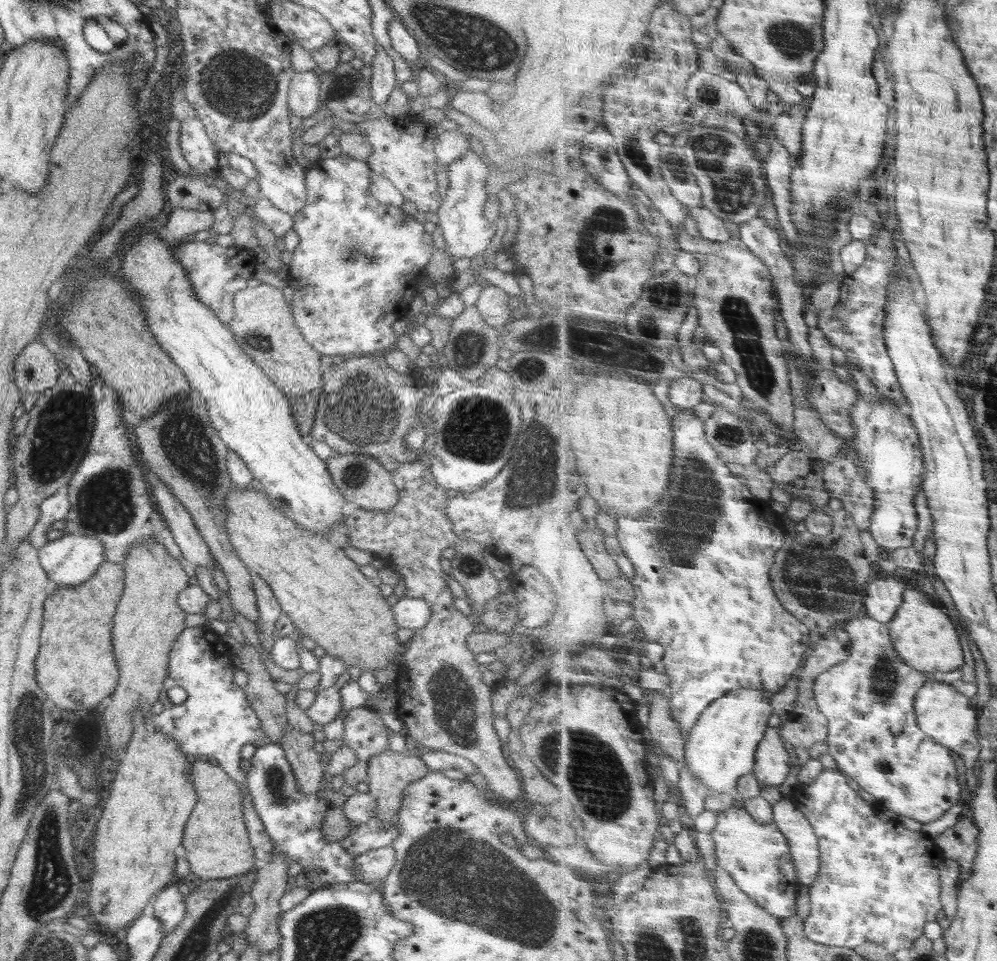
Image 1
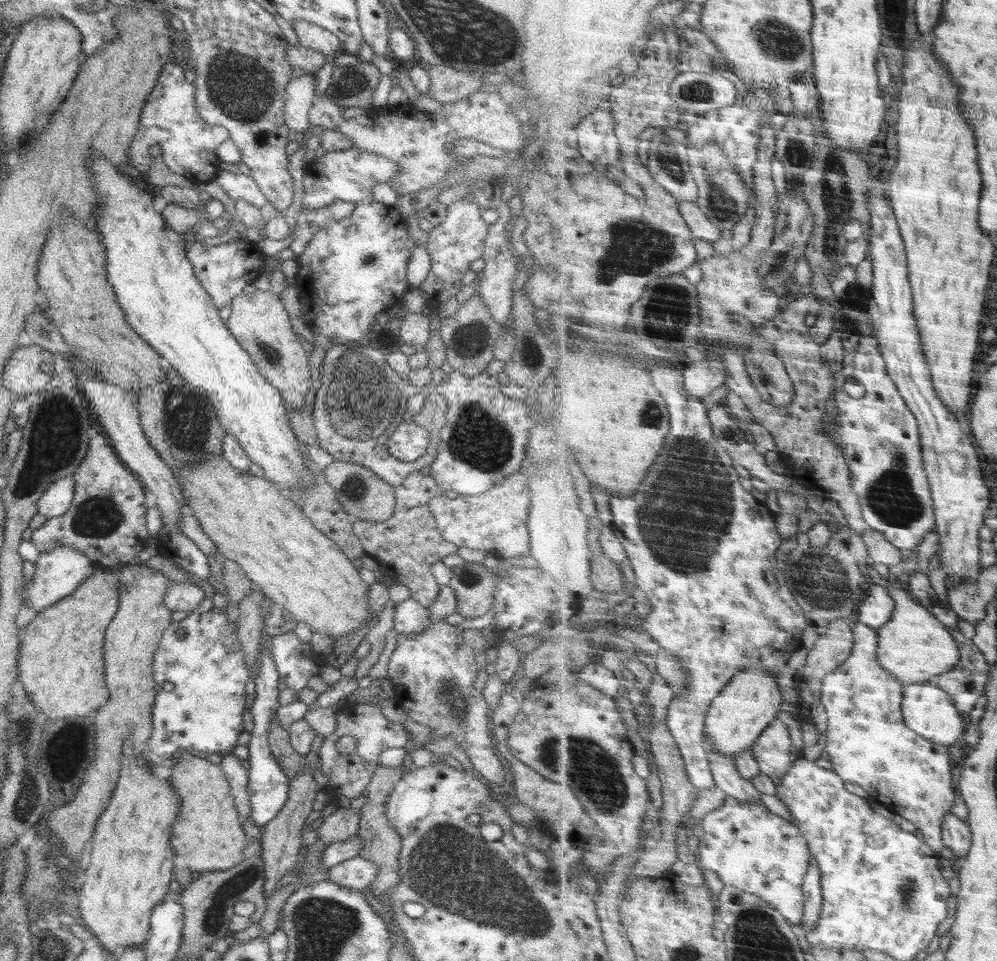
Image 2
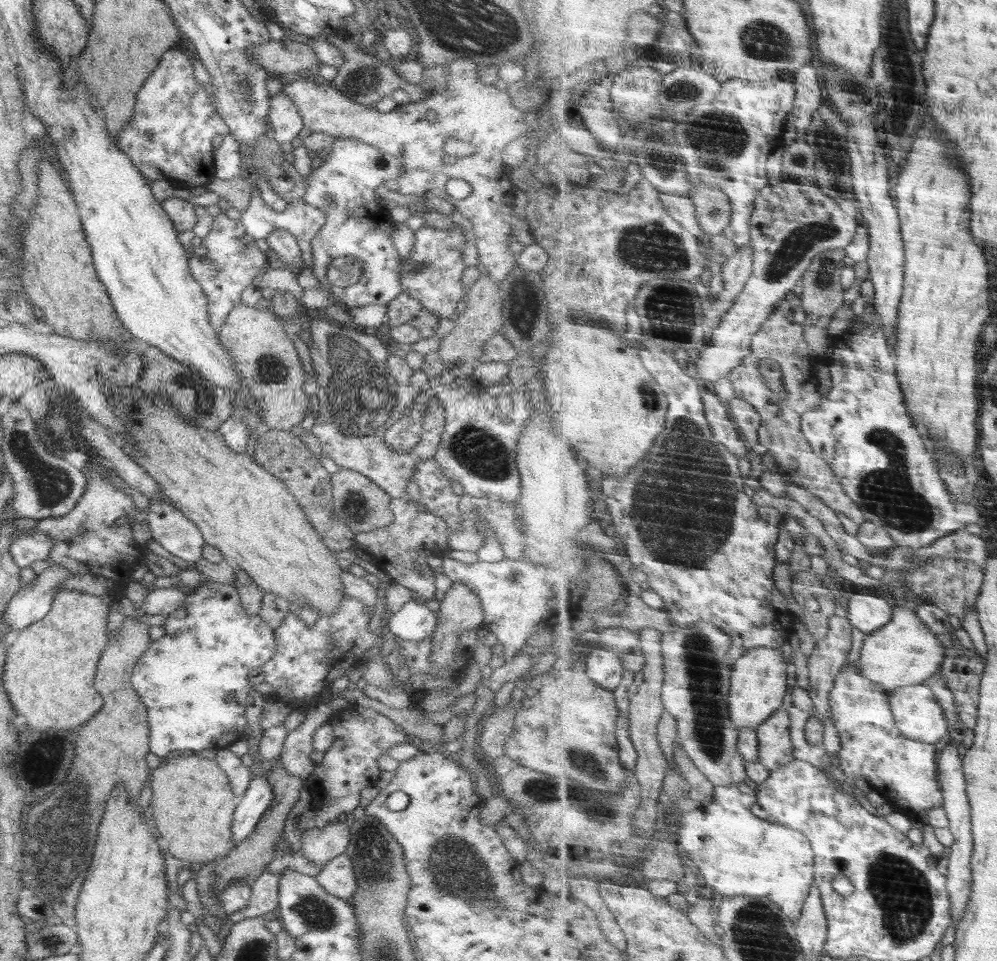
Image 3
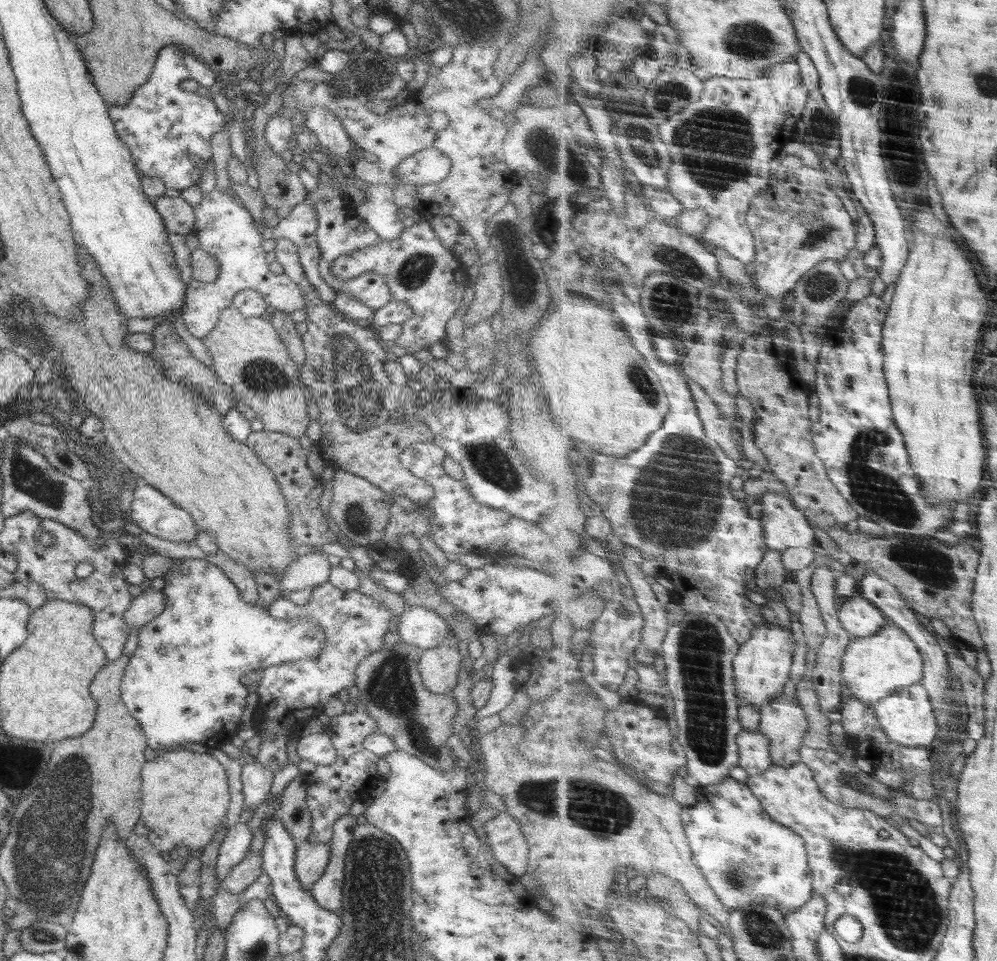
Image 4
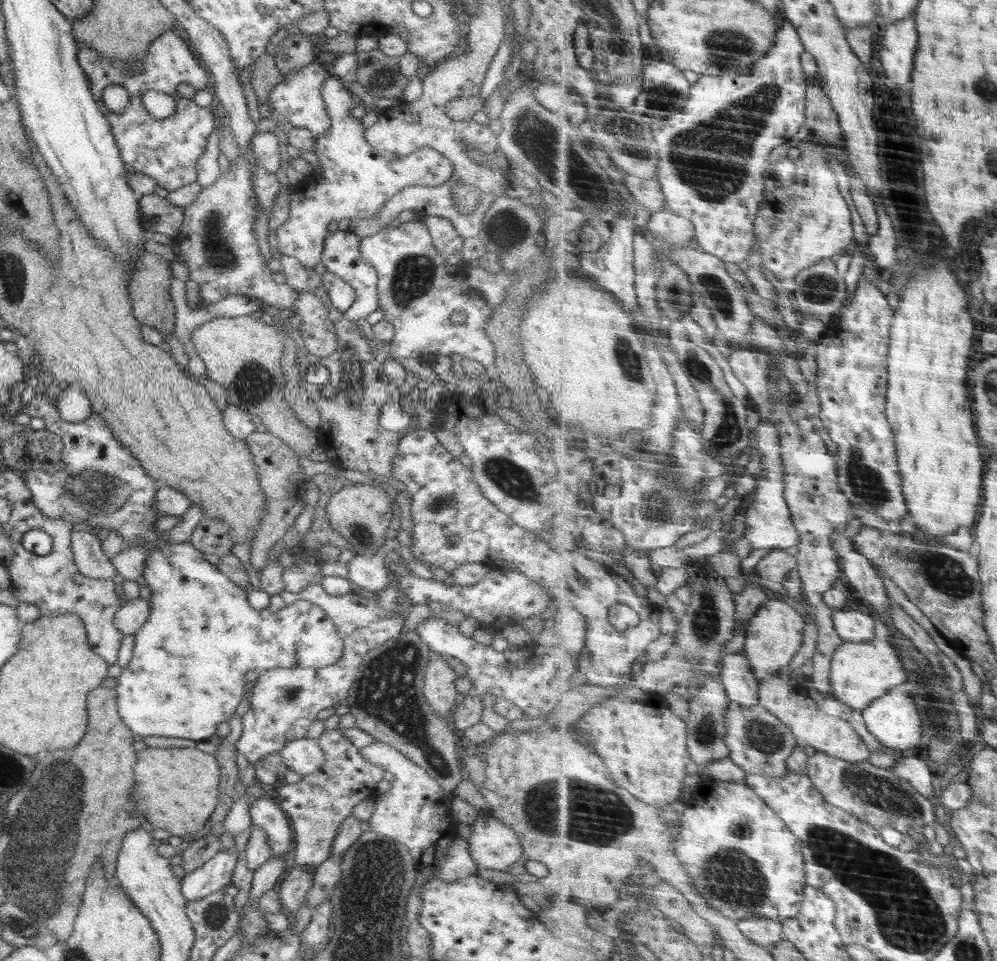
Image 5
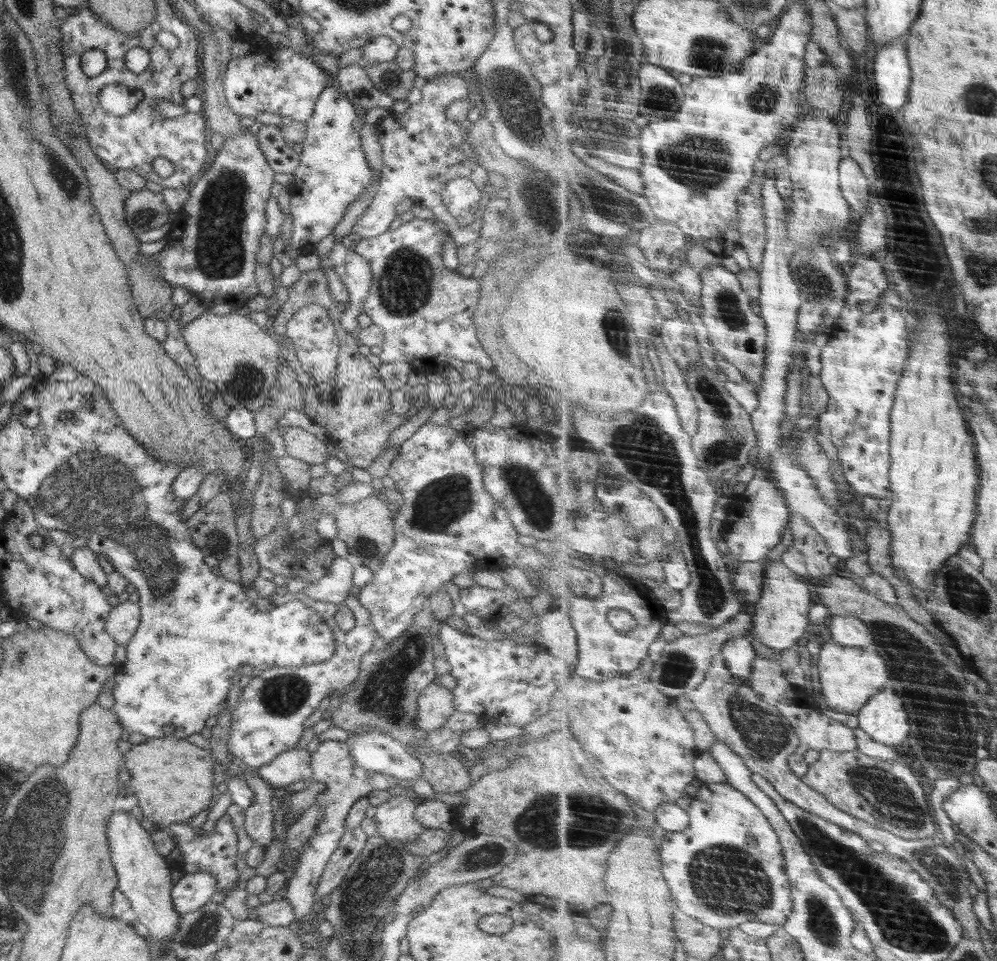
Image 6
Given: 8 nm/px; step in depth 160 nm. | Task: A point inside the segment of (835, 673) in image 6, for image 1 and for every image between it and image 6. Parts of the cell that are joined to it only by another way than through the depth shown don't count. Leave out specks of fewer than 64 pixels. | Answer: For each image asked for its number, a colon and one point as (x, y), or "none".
1: (924, 634)
2: (916, 646)
3: (905, 652)
4: (875, 667)
5: (863, 672)

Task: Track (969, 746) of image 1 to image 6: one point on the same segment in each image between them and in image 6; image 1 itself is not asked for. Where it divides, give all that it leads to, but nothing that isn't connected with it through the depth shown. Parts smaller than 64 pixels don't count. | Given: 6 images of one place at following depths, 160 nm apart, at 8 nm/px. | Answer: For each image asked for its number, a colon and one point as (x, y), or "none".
2: (928, 709)
3: (919, 715)
4: (908, 716)
5: (895, 720)
6: (885, 717)

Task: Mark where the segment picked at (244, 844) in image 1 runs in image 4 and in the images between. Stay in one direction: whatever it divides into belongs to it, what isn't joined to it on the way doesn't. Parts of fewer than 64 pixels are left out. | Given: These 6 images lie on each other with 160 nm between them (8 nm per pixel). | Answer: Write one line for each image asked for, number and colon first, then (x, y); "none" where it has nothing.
2: (208, 835)
3: (194, 793)
4: (185, 797)

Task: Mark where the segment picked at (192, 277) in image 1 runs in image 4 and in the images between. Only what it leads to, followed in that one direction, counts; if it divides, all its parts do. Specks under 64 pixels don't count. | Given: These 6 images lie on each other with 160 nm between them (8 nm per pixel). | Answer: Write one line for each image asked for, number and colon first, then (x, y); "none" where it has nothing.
2: (223, 270)
3: (233, 262)
4: (225, 230)

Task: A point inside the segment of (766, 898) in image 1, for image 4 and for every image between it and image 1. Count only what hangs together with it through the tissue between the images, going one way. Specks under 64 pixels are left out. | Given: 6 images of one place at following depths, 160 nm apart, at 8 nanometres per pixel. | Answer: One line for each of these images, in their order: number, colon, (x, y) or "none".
2: (745, 843)
3: (740, 854)
4: (749, 857)

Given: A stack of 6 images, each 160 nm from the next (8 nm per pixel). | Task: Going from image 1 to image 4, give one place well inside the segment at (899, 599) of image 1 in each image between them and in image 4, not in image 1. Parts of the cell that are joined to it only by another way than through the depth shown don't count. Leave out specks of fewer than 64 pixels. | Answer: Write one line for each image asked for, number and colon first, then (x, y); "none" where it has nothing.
2: (878, 609)
3: (868, 612)
4: (862, 618)

